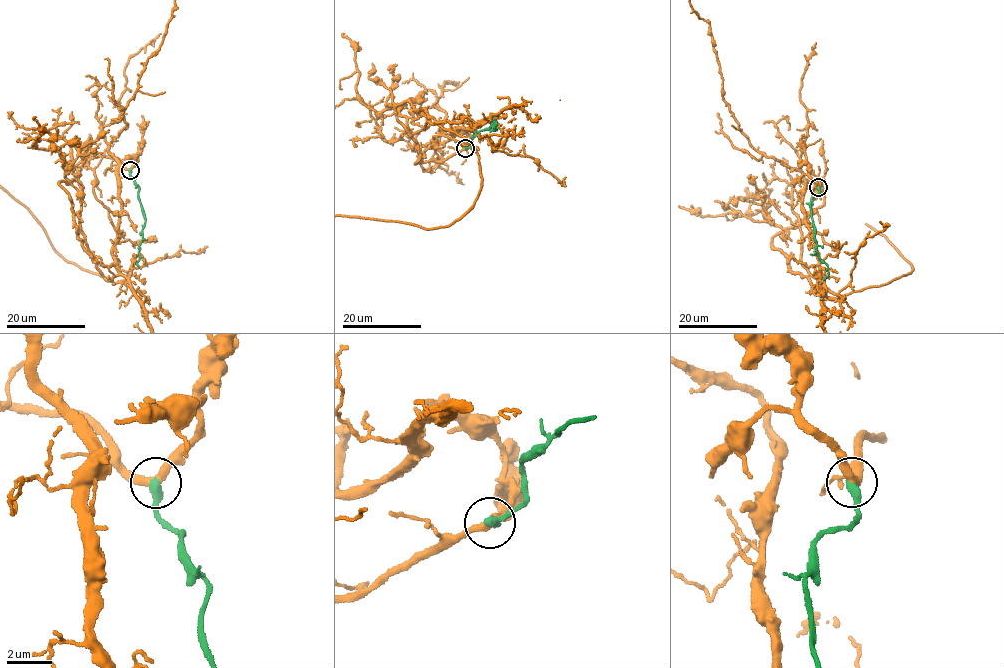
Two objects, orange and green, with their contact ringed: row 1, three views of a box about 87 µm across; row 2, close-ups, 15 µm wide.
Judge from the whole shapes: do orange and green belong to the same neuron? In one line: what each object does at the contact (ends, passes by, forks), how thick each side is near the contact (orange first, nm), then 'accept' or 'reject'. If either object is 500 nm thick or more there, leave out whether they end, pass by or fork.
orange passes by | green ends | 340/400 nm | reject

